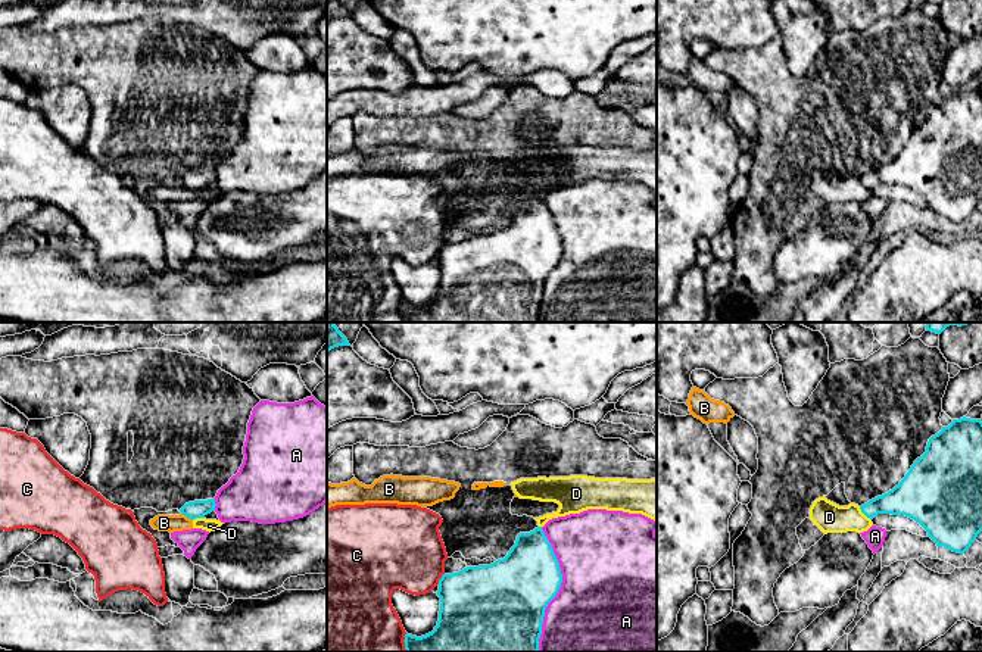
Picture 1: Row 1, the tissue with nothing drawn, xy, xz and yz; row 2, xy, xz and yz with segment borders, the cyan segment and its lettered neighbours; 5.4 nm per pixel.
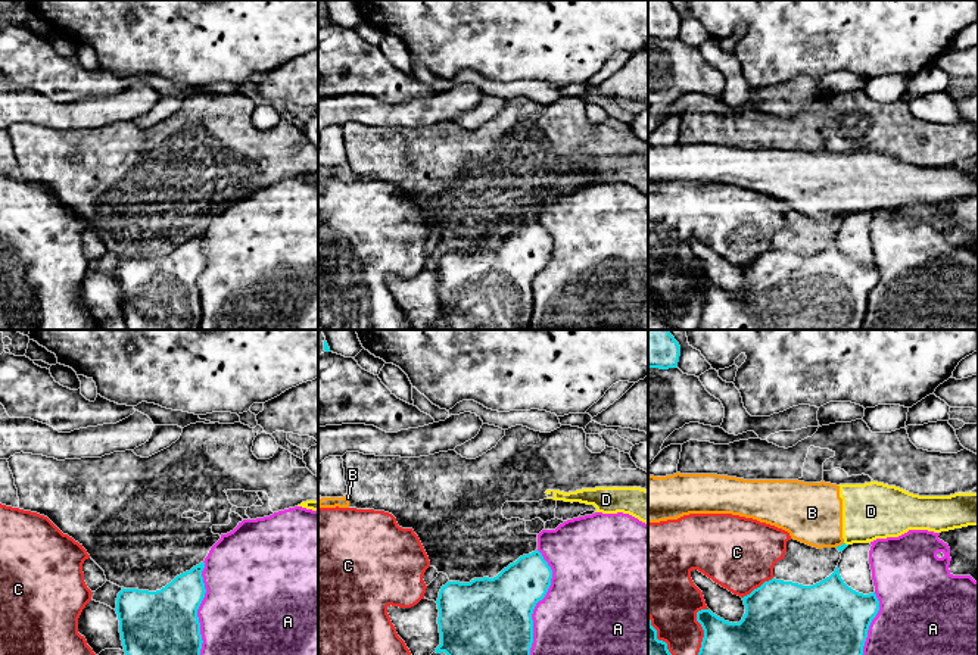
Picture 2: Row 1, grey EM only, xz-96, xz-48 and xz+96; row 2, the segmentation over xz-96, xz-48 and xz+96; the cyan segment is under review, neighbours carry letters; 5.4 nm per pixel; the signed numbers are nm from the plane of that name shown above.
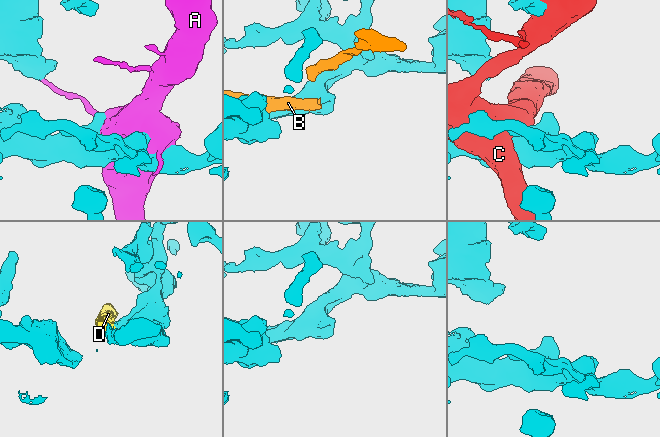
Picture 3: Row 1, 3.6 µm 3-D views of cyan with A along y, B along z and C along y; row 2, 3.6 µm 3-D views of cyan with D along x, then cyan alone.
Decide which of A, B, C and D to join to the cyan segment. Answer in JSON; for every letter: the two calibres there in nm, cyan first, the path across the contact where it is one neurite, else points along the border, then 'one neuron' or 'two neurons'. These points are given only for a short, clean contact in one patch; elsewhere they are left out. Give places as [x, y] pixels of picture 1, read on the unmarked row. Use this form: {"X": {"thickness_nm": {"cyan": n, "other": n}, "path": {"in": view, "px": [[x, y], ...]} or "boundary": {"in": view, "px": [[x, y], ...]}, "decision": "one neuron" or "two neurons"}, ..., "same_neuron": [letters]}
{"A": {"thickness_nm": {"cyan": 400, "other": 500}, "decision": "two neurons"}, "B": {"thickness_nm": {"cyan": 100, "other": 100}, "decision": "two neurons"}, "C": {"thickness_nm": {"cyan": 420, "other": 420}, "decision": "two neurons"}, "D": {"thickness_nm": {"cyan": 180, "other": 160}, "boundary": {"in": "yz", "px": [[859, 177], [870, 190]]}, "decision": "two neurons"}, "same_neuron": []}

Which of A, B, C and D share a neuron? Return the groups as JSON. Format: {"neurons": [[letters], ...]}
{"neurons": [["A"], ["B", "D"], ["C"]]}

